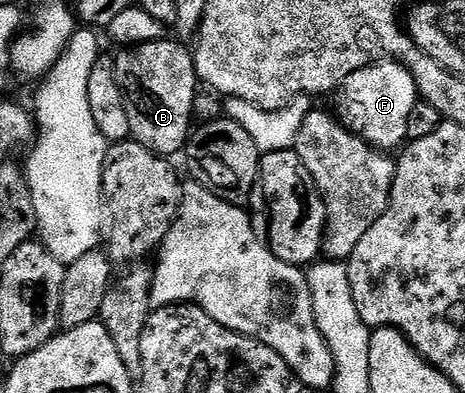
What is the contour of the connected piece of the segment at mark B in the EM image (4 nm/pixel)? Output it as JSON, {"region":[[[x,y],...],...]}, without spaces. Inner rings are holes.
{"region":[[[163,39],[132,45],[121,50],[122,54],[114,57],[114,74],[116,83],[120,83],[120,91],[124,95],[124,107],[128,111],[130,120],[130,135],[148,151],[158,154],[159,157],[173,158],[173,153],[181,154],[185,150],[187,140],[192,132],[190,120],[195,120],[194,102],[200,96],[200,82],[198,72],[194,69],[194,54],[186,49],[177,40]]]}

